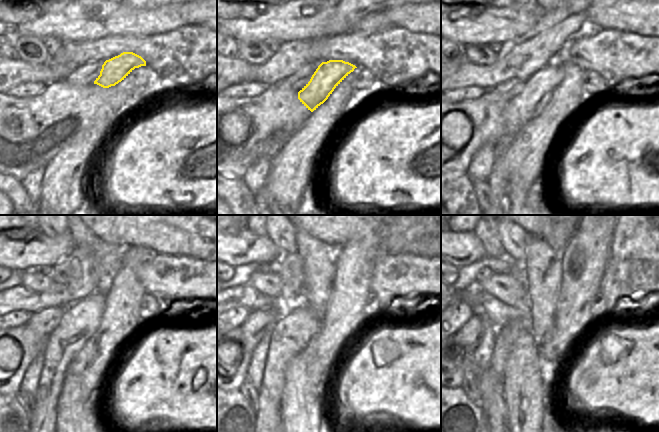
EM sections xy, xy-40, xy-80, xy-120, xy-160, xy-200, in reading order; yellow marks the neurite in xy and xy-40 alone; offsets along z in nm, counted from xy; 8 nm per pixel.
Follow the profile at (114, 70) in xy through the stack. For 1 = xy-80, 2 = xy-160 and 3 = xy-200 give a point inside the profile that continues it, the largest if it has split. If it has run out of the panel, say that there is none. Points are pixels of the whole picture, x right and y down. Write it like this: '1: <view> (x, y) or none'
1: xy-80 (530, 102)
2: xy-160 (291, 334)
3: xy-200 (507, 335)

